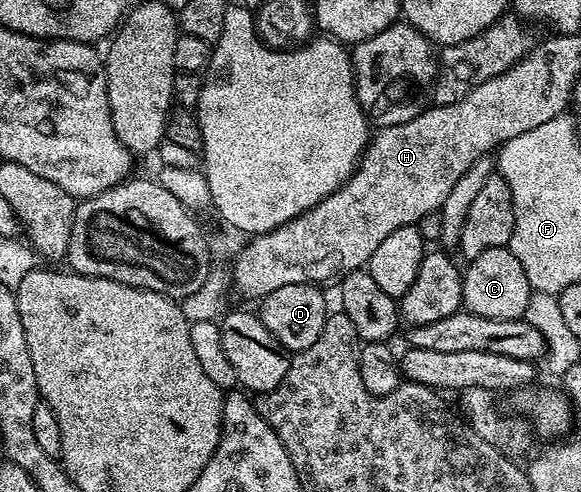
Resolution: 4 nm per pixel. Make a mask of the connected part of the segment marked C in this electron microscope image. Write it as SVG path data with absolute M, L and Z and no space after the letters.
M503 246L487 248L468 265L464 267L461 280L461 300L468 313L488 318L520 318L526 313L531 287L523 264L519 264L512 250Z

